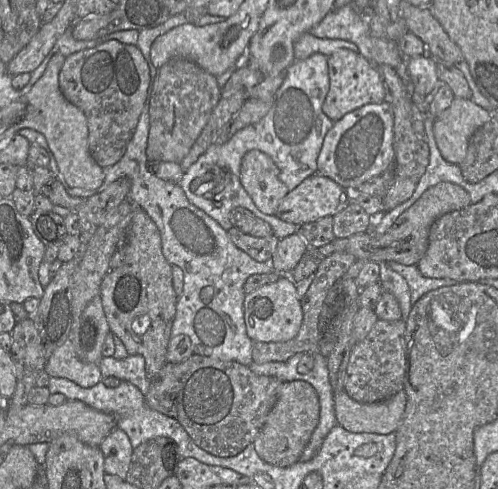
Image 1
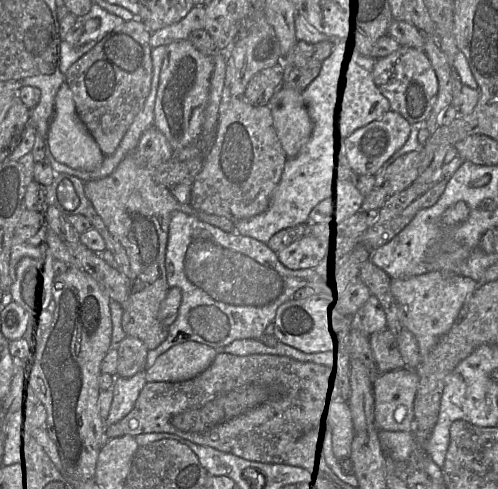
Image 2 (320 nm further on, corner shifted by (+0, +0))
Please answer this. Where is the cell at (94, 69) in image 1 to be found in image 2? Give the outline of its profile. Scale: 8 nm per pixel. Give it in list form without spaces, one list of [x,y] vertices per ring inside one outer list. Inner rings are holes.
[[[138,18],[125,21],[102,38],[67,71],[76,110],[105,156],[119,146],[150,93],[153,75],[151,32]]]

